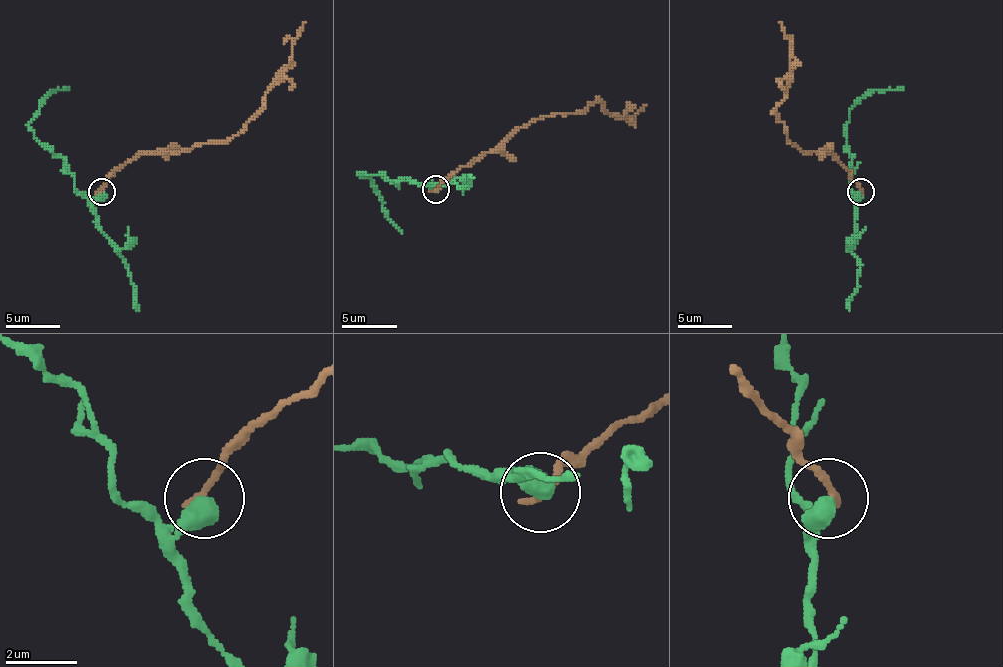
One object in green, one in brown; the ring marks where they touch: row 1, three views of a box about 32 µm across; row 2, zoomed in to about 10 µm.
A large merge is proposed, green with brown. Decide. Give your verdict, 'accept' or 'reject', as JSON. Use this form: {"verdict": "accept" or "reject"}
{"verdict": "reject"}

